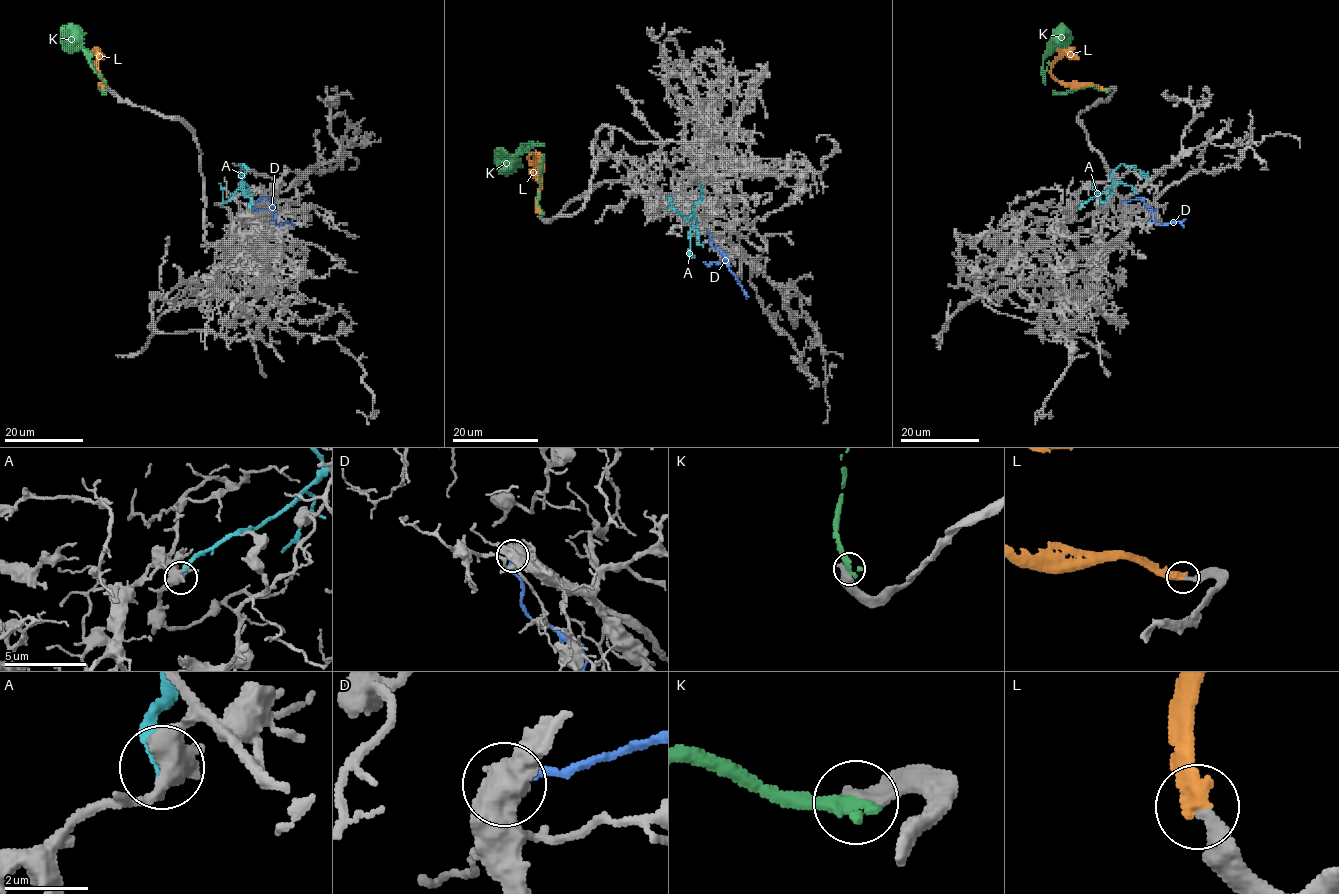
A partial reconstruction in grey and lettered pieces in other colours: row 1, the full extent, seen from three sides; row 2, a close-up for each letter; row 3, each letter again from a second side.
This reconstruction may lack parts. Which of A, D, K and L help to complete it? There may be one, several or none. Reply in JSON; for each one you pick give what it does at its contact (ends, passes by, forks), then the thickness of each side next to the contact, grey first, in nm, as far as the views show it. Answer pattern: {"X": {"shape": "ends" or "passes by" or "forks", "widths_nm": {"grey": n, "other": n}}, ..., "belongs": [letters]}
{"L": {"shape": "ends", "widths_nm": {"grey": 280, "other": 460}}, "belongs": ["L"]}

